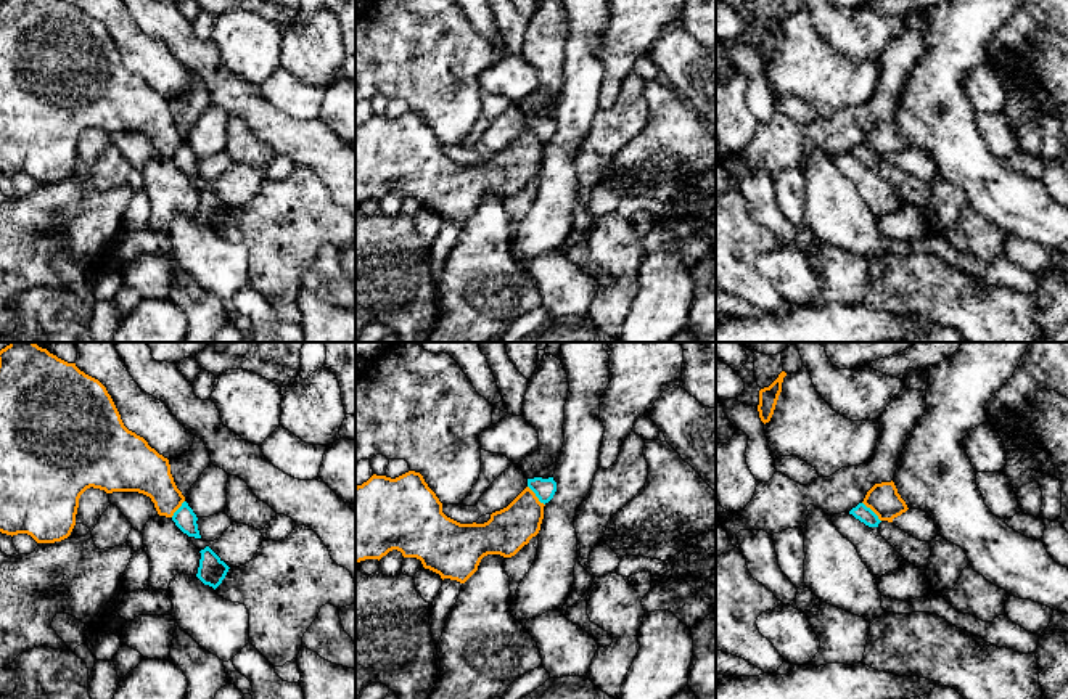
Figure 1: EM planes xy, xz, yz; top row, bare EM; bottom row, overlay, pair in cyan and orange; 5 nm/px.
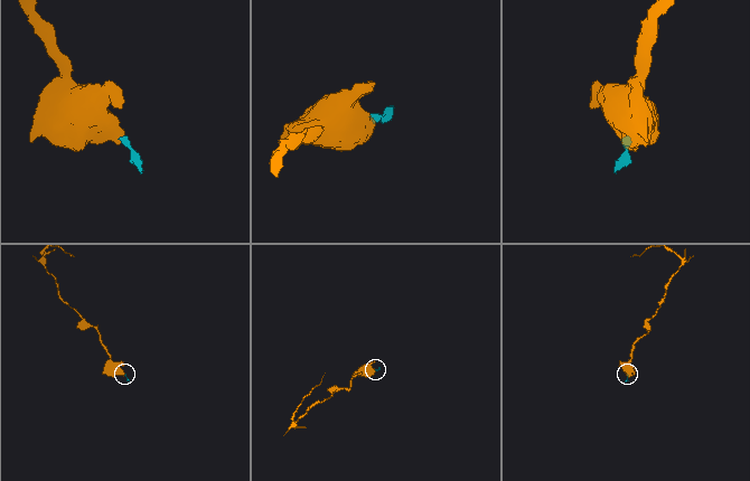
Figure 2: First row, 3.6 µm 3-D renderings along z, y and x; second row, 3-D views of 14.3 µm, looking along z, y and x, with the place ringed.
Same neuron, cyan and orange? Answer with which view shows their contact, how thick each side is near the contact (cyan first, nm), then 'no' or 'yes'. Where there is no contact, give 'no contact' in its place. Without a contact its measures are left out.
contact in xz; calibres 110 and 220 nm; no

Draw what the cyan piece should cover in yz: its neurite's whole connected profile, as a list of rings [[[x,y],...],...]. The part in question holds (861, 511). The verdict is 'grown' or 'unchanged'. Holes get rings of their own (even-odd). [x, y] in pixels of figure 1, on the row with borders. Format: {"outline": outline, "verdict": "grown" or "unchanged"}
{"outline": [[[859,503],[856,508],[852,508],[849,514],[852,514],[856,519],[859,519],[869,527],[878,527],[878,524],[881,522],[878,516],[864,503]]], "verdict": "unchanged"}

